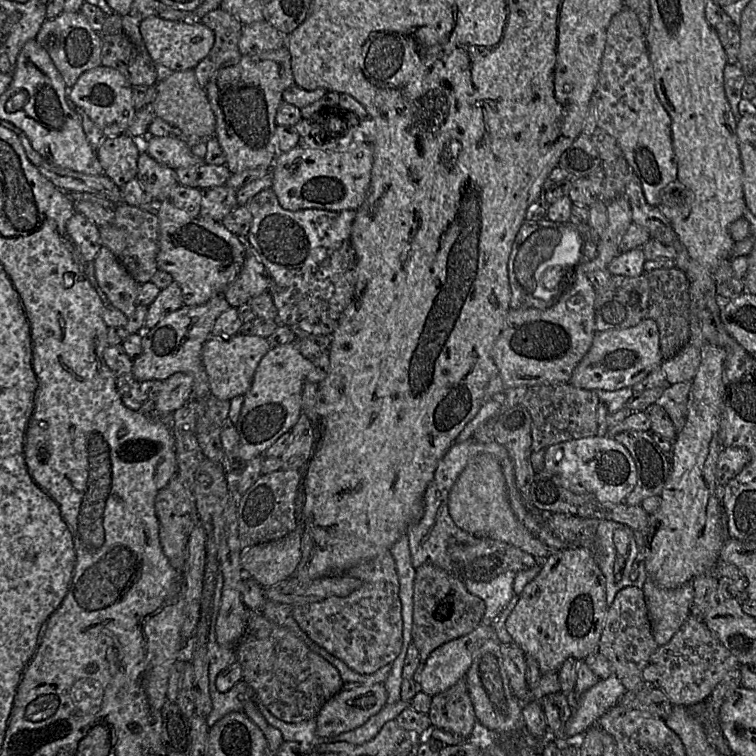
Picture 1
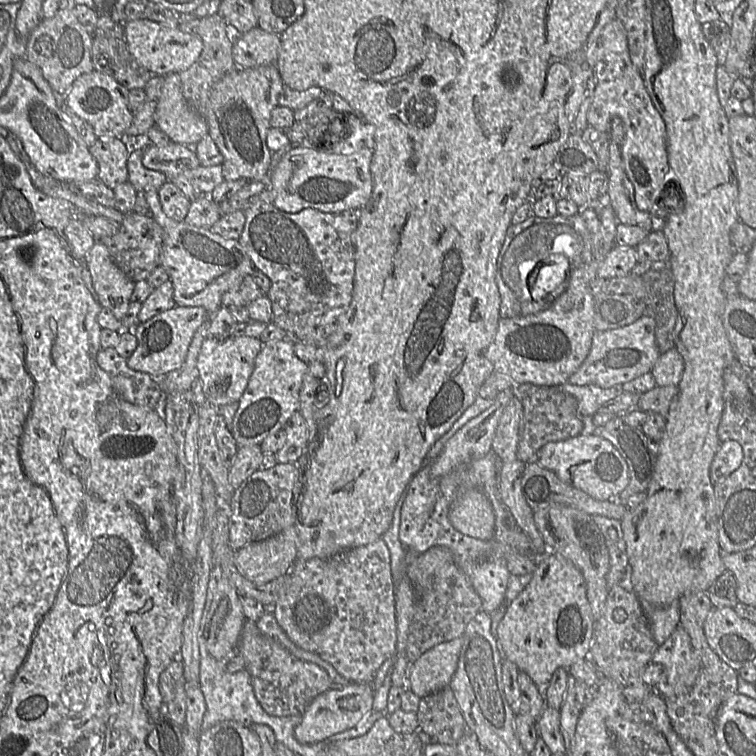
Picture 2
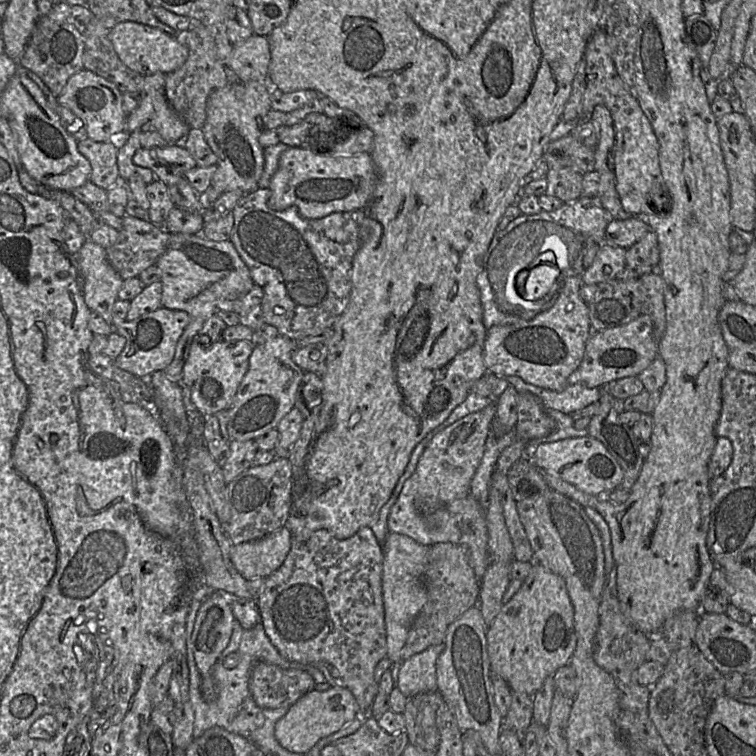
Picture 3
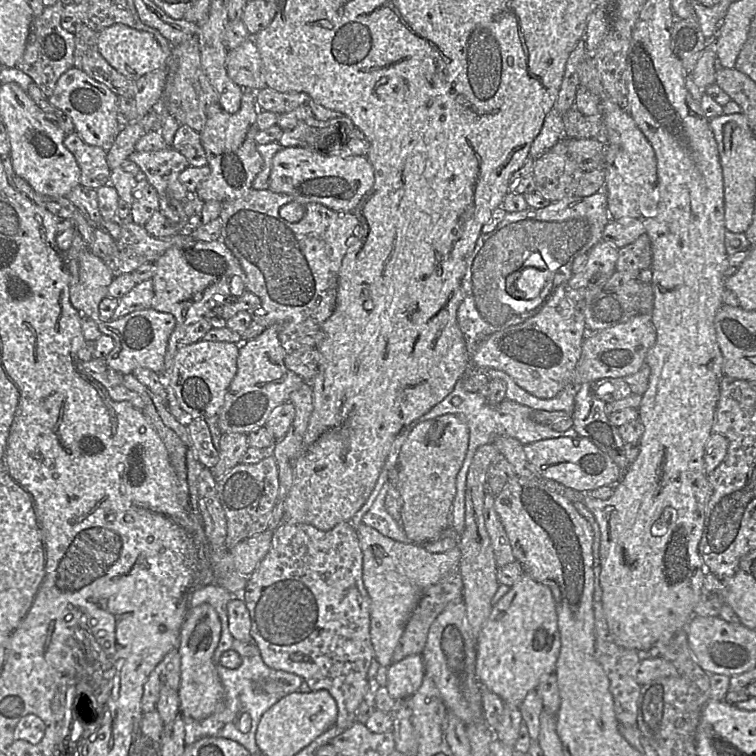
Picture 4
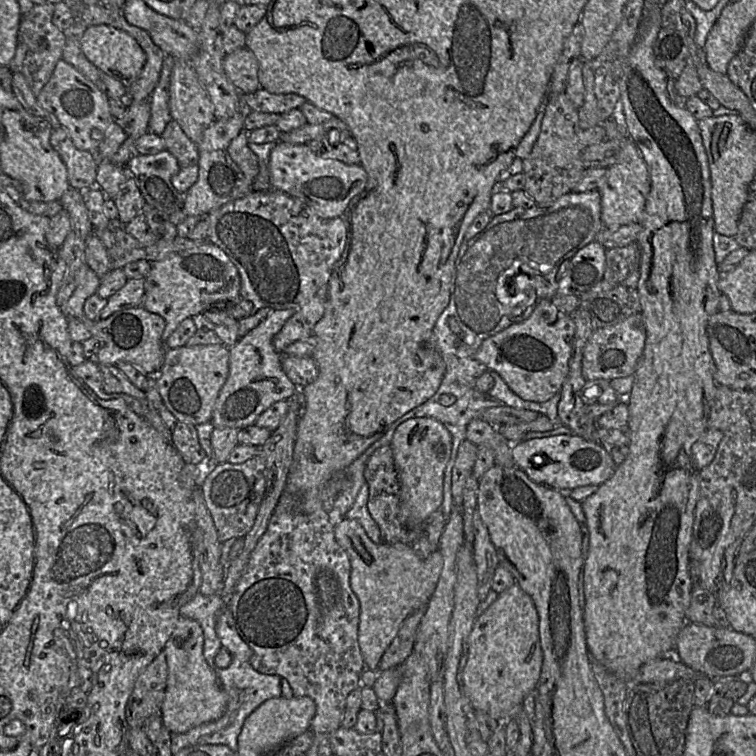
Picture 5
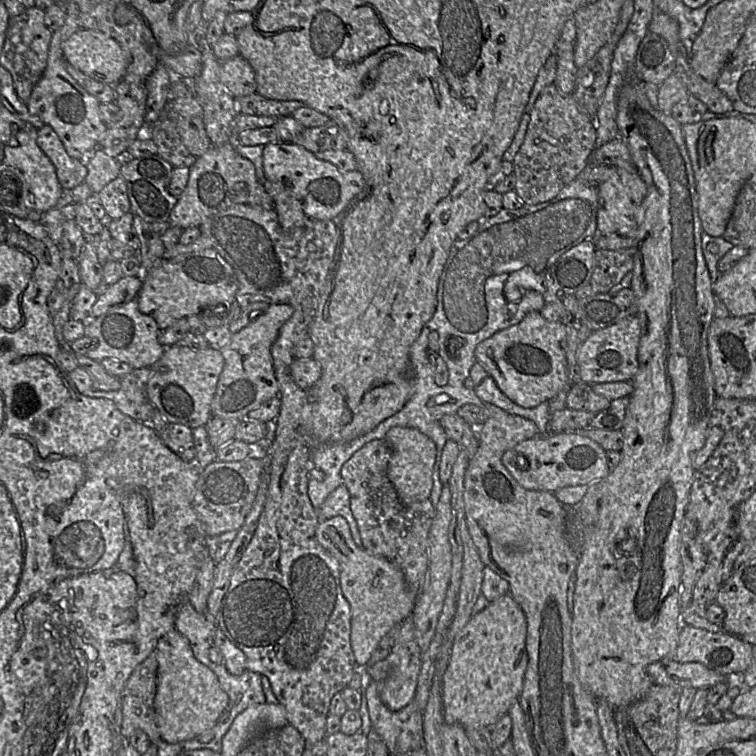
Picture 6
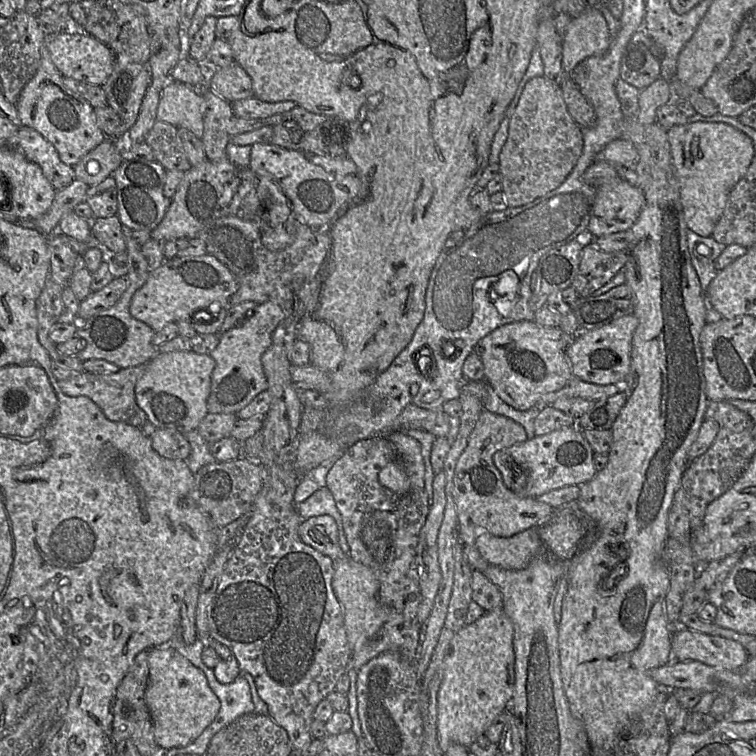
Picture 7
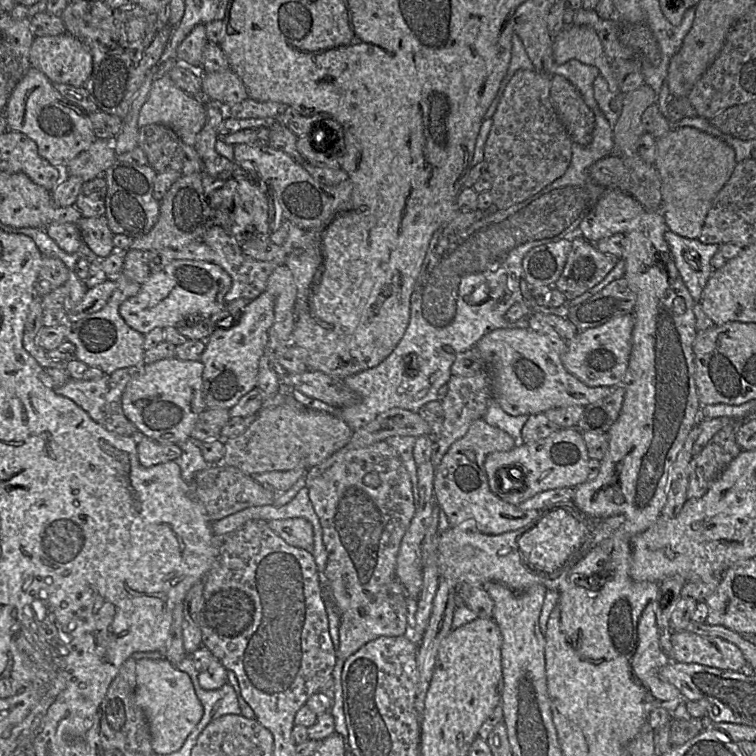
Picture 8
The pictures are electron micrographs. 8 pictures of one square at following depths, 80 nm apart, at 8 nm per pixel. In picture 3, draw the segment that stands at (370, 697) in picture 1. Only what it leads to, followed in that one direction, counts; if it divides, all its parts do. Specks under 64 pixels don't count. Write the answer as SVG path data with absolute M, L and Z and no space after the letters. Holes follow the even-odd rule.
M333 687L325 691L311 691L292 705L276 723L274 735L289 752L309 751L321 739L341 730L359 717L359 706L354 695L346 688Z

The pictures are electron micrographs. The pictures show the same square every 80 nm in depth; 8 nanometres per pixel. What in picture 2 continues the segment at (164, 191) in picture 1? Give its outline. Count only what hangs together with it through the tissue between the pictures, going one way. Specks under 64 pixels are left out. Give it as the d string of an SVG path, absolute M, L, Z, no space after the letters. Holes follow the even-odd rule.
M145 148L133 149L127 160L128 182L139 192L157 190L168 181L167 176L144 167L142 157Z

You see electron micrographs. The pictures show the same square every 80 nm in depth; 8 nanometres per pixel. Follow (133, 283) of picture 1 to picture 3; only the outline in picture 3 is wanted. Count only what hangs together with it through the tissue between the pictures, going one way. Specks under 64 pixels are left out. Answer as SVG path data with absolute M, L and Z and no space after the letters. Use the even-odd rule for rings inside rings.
M87 239L77 253L84 284L82 295L92 313L101 315L111 324L114 303L123 284L119 274L107 260L106 248Z

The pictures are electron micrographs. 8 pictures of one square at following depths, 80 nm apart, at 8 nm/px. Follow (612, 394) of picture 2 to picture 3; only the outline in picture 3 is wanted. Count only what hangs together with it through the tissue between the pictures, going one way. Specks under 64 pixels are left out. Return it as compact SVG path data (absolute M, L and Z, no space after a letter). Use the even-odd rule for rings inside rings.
M516 376L505 377L517 392L527 392L535 395L546 410L556 410L563 413L573 413L598 402L602 389L583 385L567 385L561 391L553 391L525 383Z

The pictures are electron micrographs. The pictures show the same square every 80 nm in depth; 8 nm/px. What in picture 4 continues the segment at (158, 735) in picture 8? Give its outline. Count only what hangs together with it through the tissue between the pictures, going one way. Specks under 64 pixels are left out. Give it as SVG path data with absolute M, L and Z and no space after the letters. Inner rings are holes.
M209 604L190 609L181 626L178 652L181 659L181 681L179 687L180 713L186 720L202 720L217 712L223 702L224 689L213 664L213 654L219 644L221 625L217 612Z

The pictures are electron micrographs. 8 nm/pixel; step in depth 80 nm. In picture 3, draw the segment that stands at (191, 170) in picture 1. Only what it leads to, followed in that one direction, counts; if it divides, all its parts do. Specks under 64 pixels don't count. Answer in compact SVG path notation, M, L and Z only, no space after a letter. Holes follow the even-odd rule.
M180 145L140 149L133 156L133 163L152 170L159 180L167 185L176 208L184 211L203 212L196 191L184 175L198 167L195 159Z

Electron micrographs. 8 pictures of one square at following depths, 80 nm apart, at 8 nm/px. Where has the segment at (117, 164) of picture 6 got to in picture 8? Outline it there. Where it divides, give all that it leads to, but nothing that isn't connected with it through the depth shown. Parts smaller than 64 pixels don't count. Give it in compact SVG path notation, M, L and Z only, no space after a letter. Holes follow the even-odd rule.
M96 139L87 150L68 163L67 174L81 177L85 182L102 176L117 159L112 141Z

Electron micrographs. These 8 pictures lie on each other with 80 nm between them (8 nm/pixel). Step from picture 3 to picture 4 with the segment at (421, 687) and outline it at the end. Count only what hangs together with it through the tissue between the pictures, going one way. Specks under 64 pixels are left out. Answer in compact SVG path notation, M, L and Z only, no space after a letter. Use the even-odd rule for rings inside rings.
M421 654L409 656L388 667L387 683L382 688L385 688L393 699L404 700L419 689L424 676L425 668Z

